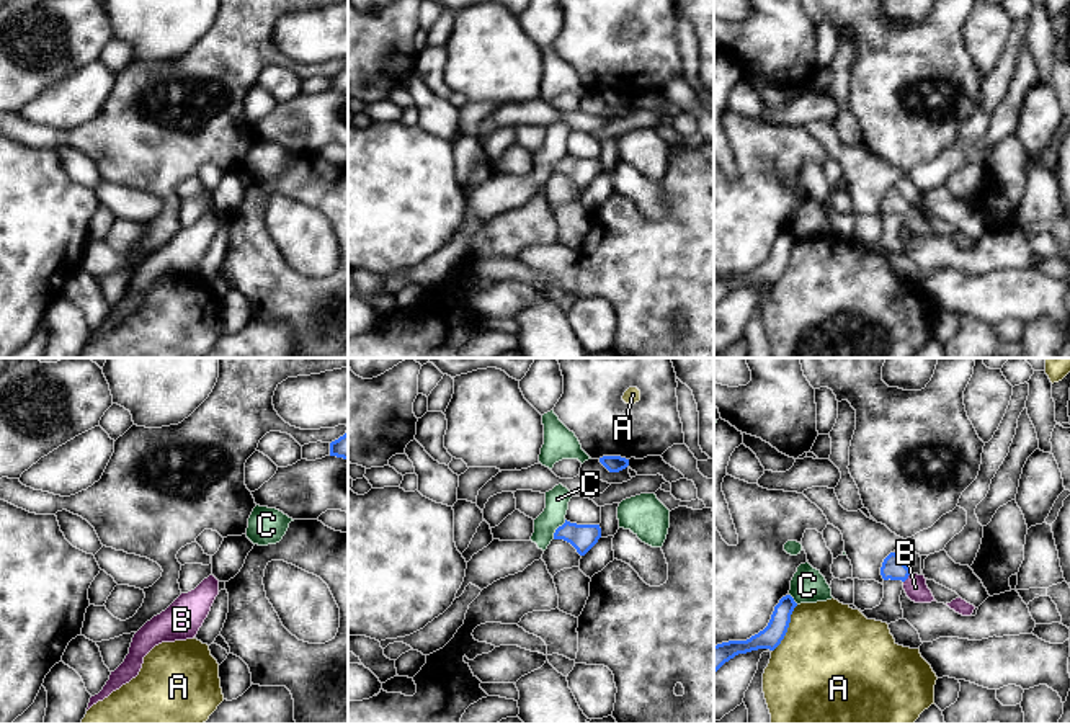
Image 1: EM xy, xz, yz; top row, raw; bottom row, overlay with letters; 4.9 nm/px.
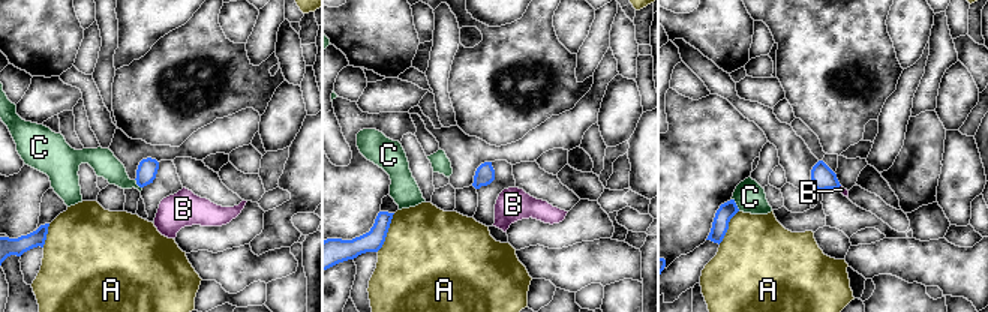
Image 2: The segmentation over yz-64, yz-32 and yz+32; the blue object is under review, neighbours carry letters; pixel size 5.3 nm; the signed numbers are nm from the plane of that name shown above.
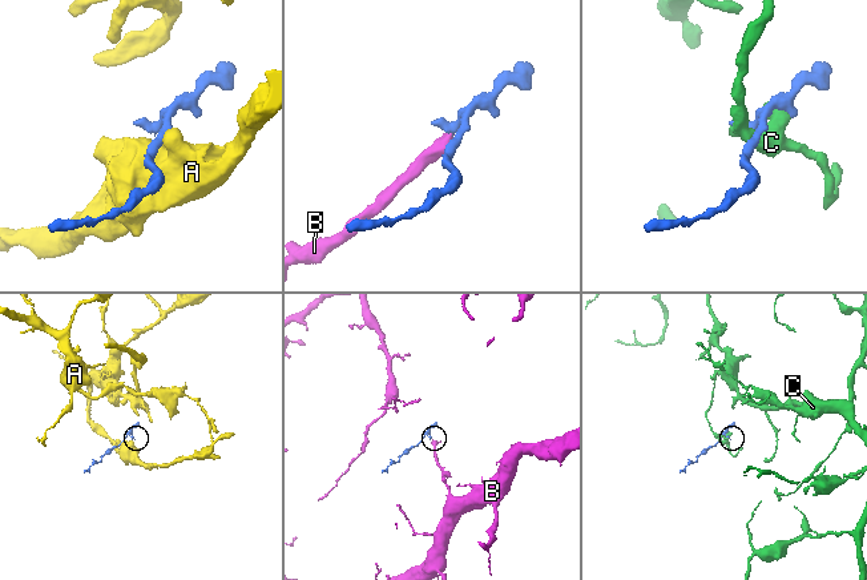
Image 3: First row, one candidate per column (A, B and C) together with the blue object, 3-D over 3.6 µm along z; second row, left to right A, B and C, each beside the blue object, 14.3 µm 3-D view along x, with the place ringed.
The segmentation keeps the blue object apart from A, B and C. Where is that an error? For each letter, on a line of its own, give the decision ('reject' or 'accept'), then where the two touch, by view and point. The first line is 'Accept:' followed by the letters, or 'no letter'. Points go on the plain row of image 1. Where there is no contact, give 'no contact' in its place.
Accept: B
A: reject; contact yz (788, 260)
B: accept; contact yz (907, 211)
C: reject; contact xz (556, 164)

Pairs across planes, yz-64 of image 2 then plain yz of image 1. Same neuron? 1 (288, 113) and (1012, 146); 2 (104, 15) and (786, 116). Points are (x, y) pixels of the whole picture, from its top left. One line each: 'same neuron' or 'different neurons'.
1: different neurons
2: different neurons

